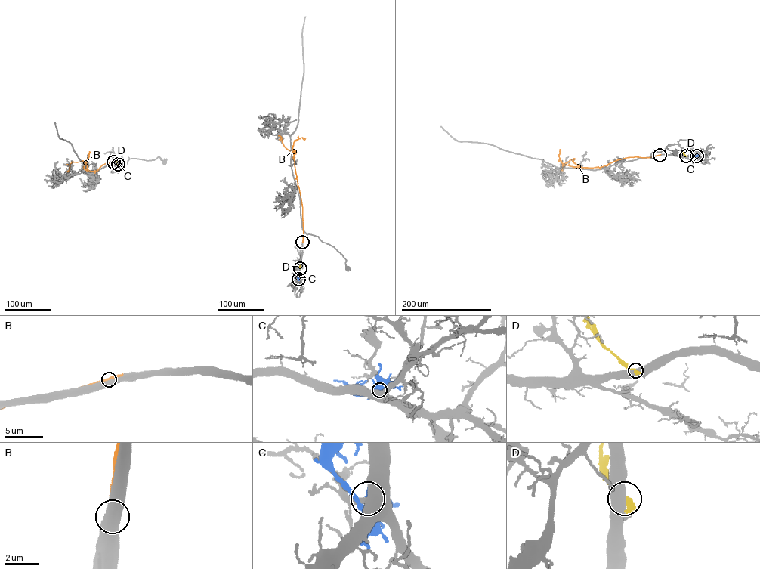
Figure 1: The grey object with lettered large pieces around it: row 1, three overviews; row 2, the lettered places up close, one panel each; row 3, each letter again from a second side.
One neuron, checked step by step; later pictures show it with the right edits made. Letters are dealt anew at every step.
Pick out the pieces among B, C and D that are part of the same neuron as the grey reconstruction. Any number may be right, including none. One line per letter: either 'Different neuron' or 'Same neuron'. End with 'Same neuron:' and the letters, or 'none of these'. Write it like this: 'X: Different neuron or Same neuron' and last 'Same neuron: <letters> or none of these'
B: Different neuron
C: Different neuron
D: Different neuron
Same neuron: none of these

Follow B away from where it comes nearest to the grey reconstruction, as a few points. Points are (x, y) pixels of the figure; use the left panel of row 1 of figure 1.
B: (113, 162), (103, 165), (95, 171), (86, 169), (86, 164), (82, 160), (72, 162), (67, 171)

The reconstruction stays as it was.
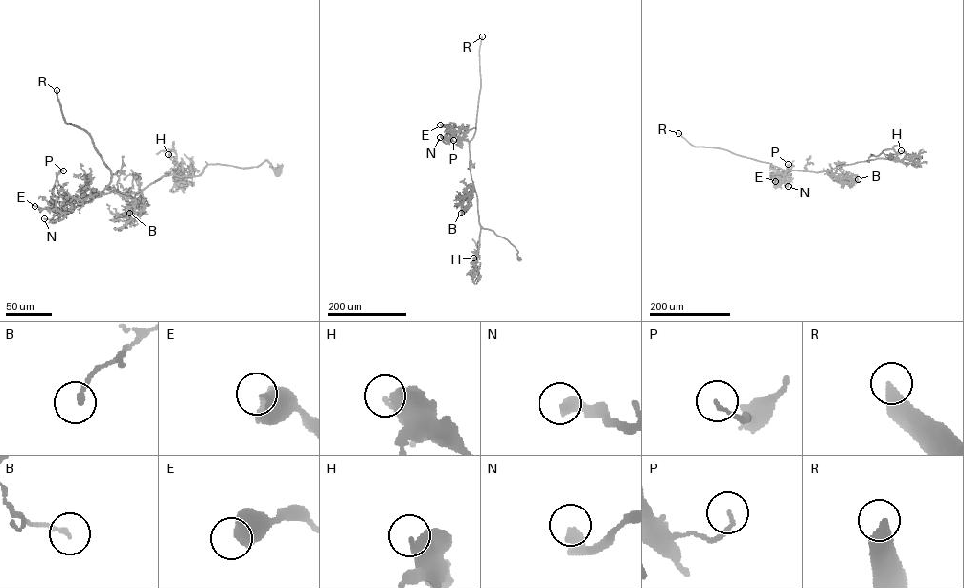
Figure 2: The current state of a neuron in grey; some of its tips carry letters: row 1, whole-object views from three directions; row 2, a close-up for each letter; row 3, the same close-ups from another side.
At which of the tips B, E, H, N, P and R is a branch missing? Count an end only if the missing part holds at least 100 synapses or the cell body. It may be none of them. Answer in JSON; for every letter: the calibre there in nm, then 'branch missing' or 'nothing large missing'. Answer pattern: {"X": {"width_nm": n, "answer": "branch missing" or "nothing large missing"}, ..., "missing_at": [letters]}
{"B": {"width_nm": 180, "answer": "nothing large missing"}, "E": {"width_nm": 650, "answer": "nothing large missing"}, "H": {"width_nm": 400, "answer": "nothing large missing"}, "N": {"width_nm": 400, "answer": "nothing large missing"}, "P": {"width_nm": 100, "answer": "nothing large missing"}, "R": {"width_nm": 480, "answer": "branch missing"}, "missing_at": ["R"]}

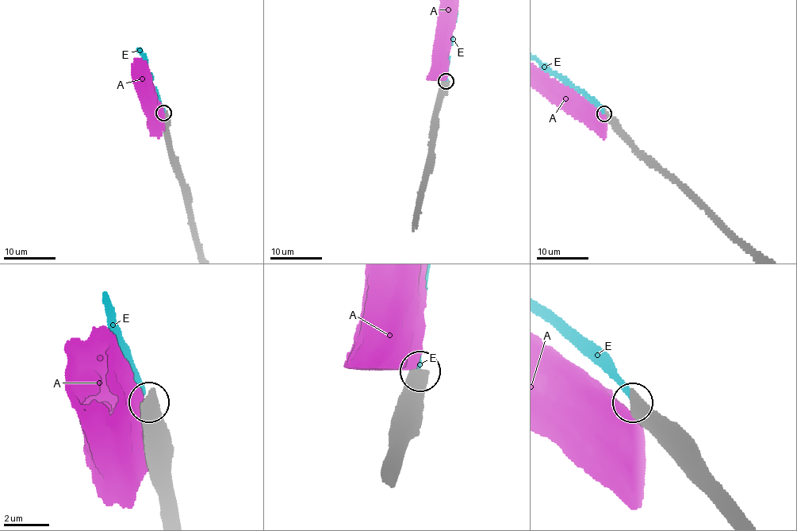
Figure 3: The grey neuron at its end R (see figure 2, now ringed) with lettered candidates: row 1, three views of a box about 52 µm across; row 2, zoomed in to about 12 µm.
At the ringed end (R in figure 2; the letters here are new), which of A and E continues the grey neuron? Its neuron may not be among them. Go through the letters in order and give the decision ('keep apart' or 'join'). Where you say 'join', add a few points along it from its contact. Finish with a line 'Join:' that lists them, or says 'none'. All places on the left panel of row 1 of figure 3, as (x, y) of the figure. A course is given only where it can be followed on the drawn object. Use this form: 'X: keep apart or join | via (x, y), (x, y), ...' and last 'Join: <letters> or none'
A: keep apart
E: keep apart
Join: none

